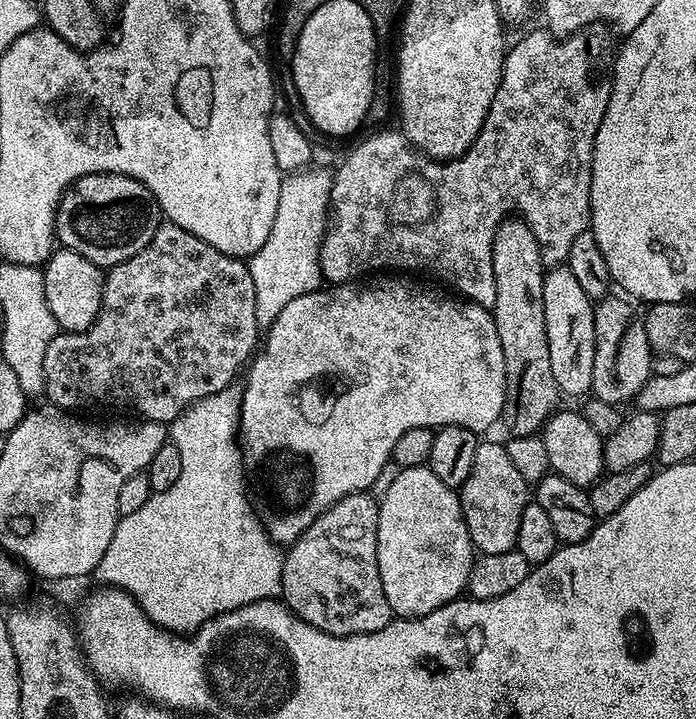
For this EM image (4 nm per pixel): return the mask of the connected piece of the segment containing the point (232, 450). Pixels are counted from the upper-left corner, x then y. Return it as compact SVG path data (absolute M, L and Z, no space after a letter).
M229 386L221 390L218 394L210 394L206 398L194 401L188 408L170 424L170 443L178 446L178 454L182 454L182 474L178 474L178 482L170 486L170 490L153 492L146 503L134 510L134 514L126 514L120 517L118 526L114 530L114 538L110 538L110 546L106 546L106 554L102 554L102 562L98 562L94 573L95 579L100 580L101 585L110 588L120 588L124 592L130 593L142 606L142 610L159 628L165 628L168 632L177 634L192 634L199 630L207 620L213 620L215 616L221 616L223 612L238 610L250 602L259 600L274 600L281 595L282 586L282 566L284 565L284 552L281 545L274 543L264 530L264 525L260 523L257 509L252 509L252 504L248 501L248 492L244 489L244 472L246 476L246 465L242 455L242 445L238 439L238 429L240 427L240 397L241 389L236 386Z

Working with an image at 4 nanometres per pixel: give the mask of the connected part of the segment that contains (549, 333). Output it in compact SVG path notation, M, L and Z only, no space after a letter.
M552 266L545 271L542 302L546 310L546 342L550 346L550 367L565 397L584 398L591 393L594 378L594 301L582 290L578 278L567 266Z

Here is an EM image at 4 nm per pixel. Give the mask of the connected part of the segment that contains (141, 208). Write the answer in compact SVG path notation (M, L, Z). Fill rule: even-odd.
M99 172L78 178L60 197L55 239L63 247L97 264L101 270L107 270L138 254L138 250L154 238L161 222L158 202L142 182L122 174Z

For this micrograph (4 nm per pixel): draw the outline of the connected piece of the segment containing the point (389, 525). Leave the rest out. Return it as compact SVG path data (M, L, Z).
M426 466L401 468L398 478L394 478L390 490L379 497L378 503L378 574L393 613L400 618L425 616L452 600L461 599L468 587L474 549L460 509L460 497L454 489Z

